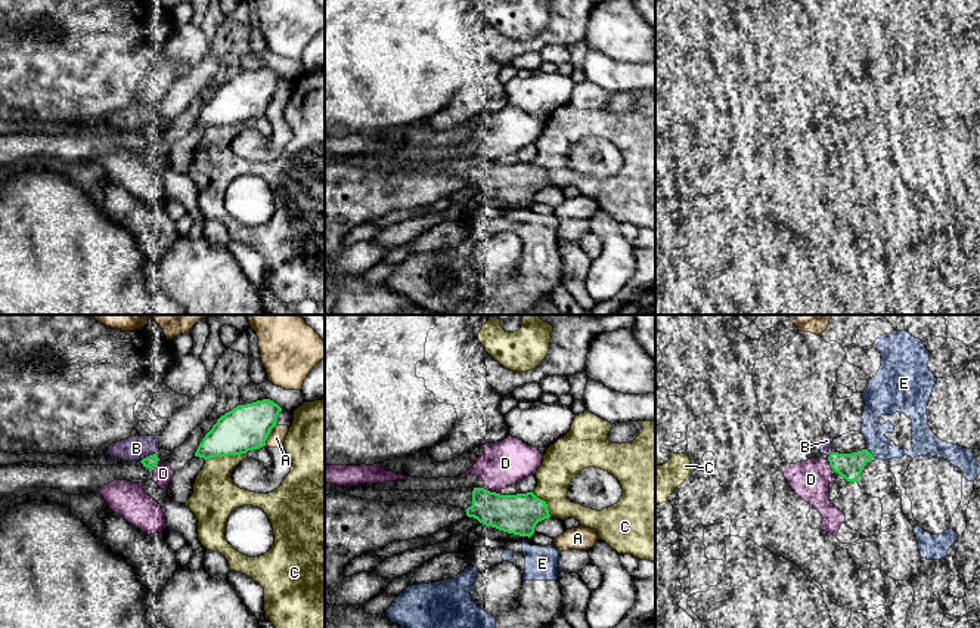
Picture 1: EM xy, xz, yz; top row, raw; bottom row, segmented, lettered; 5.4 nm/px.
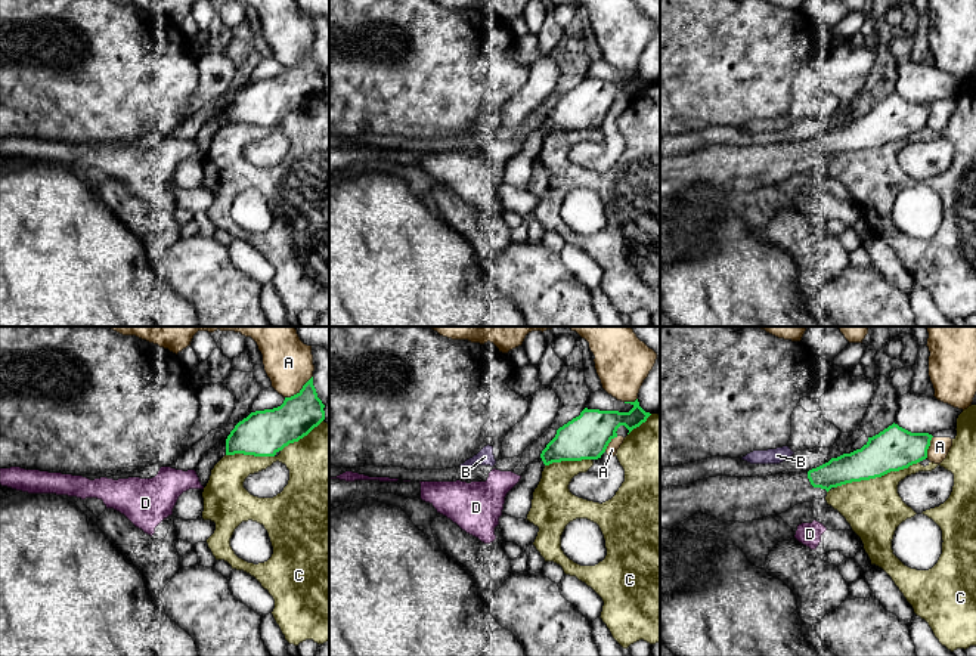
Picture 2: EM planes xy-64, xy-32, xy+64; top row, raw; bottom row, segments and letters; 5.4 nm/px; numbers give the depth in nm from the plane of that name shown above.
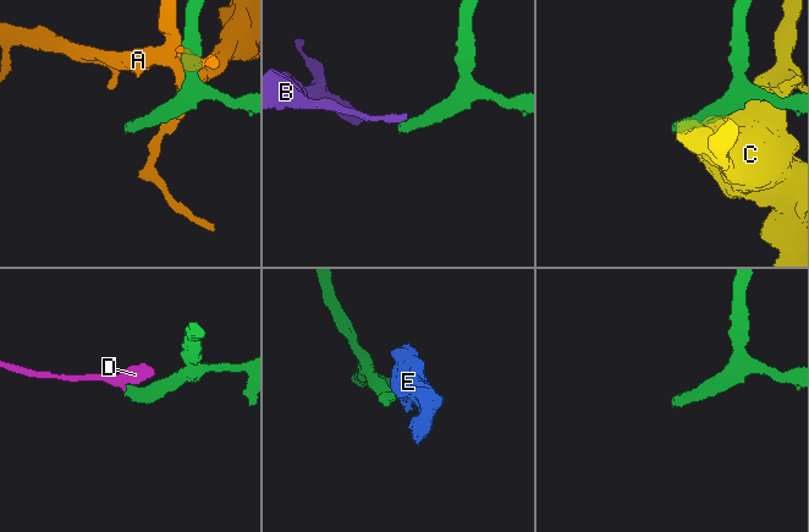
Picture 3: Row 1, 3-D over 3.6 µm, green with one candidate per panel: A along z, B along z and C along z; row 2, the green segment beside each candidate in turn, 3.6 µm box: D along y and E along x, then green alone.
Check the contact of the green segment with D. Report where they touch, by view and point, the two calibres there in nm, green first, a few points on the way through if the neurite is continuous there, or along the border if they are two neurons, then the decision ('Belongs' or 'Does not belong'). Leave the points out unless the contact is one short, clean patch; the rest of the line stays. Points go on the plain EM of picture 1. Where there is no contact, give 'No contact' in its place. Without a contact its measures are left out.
Touches green at xz (489, 160). Thickness 220 nm (green) against 240 nm. Does not belong

